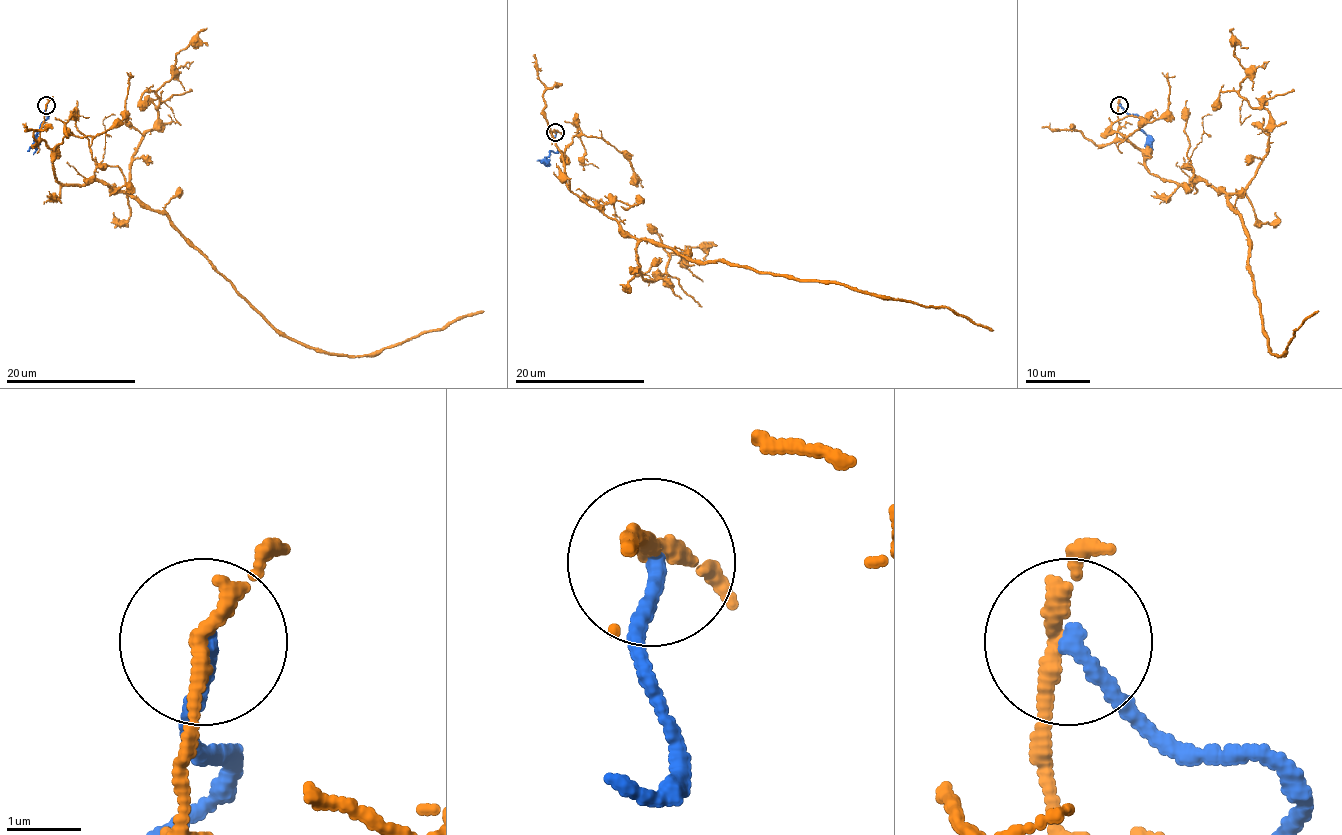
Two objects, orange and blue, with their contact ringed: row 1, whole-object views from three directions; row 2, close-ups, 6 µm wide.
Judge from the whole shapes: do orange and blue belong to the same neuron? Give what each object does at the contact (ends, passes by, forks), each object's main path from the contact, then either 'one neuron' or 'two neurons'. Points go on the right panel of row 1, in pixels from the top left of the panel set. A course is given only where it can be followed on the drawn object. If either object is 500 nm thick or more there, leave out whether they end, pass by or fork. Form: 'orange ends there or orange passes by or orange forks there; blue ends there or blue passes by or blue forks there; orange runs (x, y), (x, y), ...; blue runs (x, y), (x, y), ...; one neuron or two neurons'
orange passes by; blue ends there; orange runs (1119, 104), (1117, 135), (1140, 151), (1152, 173), (1205, 181), (1241, 218), (1269, 350), (1280, 356), (1317, 311); blue runs (1119, 104), (1139, 117), (1139, 125), (1148, 135), (1152, 151), (1148, 155); two neurons

